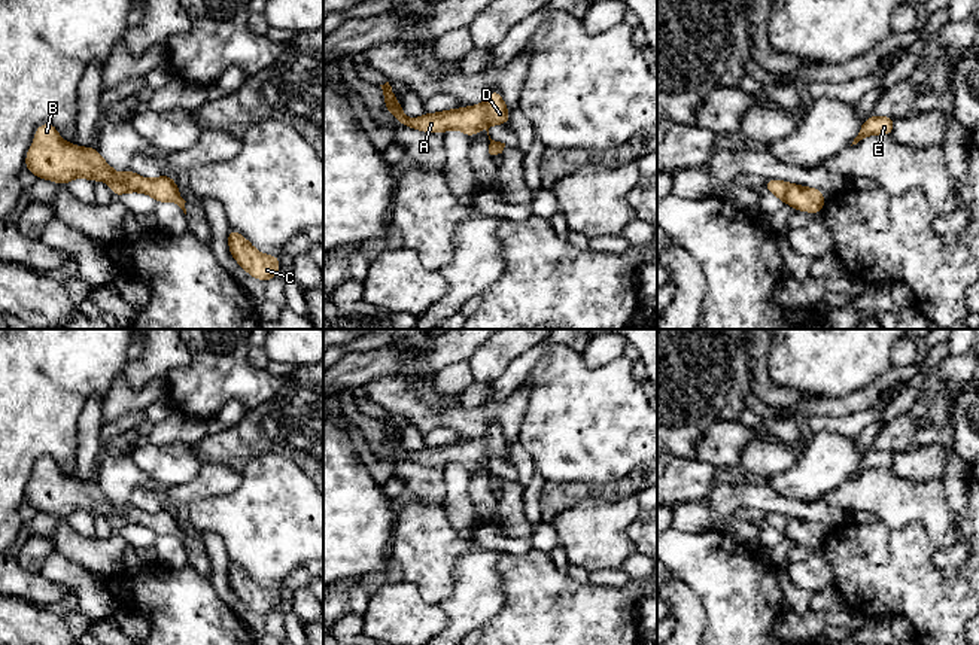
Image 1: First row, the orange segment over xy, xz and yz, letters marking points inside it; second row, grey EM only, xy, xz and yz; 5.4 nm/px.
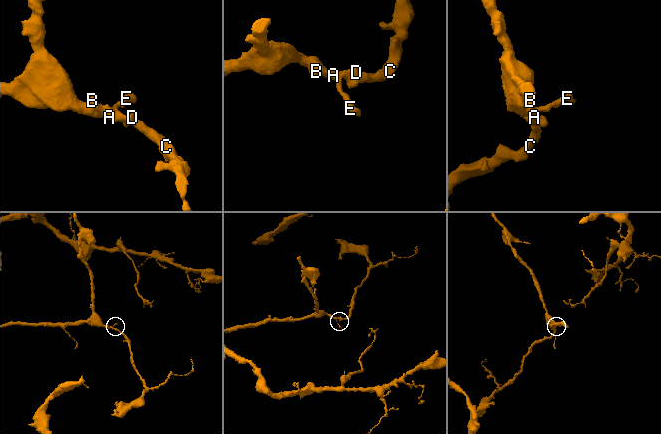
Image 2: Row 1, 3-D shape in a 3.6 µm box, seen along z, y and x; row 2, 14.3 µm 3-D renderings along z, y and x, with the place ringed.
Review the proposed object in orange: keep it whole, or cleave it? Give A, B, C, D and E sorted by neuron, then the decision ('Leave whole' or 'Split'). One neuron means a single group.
Groups: A B C D E. Leave whole

